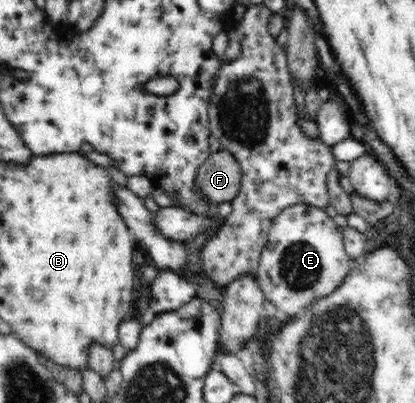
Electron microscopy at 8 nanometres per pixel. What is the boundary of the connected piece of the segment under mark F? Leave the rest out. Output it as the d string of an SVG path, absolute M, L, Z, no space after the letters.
M219 149L197 169L195 186L210 203L231 202L241 189L241 166L231 152Z

